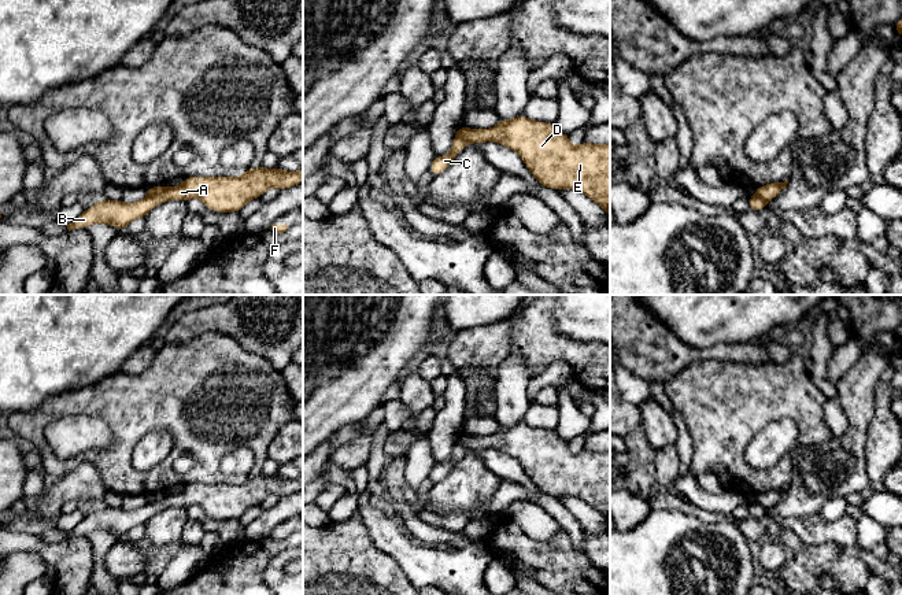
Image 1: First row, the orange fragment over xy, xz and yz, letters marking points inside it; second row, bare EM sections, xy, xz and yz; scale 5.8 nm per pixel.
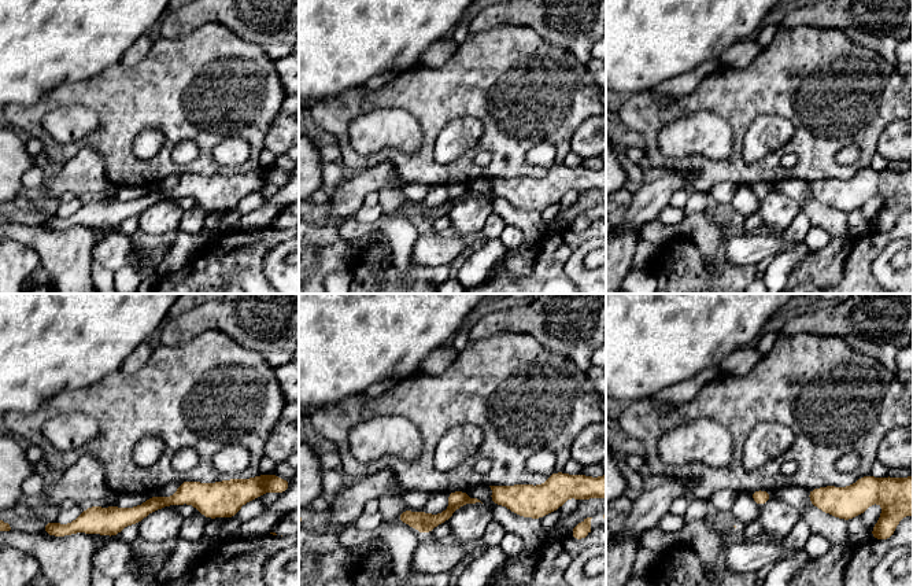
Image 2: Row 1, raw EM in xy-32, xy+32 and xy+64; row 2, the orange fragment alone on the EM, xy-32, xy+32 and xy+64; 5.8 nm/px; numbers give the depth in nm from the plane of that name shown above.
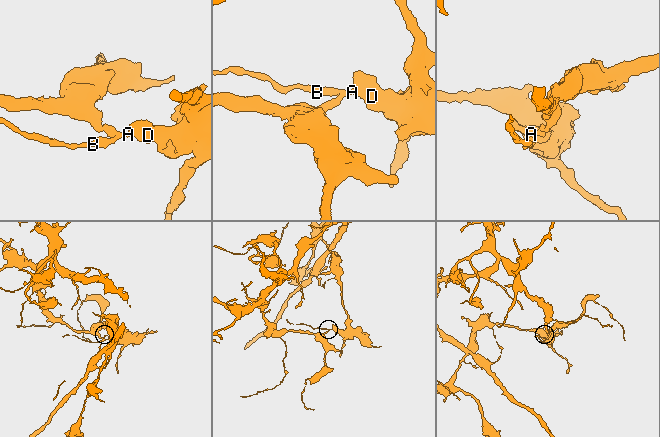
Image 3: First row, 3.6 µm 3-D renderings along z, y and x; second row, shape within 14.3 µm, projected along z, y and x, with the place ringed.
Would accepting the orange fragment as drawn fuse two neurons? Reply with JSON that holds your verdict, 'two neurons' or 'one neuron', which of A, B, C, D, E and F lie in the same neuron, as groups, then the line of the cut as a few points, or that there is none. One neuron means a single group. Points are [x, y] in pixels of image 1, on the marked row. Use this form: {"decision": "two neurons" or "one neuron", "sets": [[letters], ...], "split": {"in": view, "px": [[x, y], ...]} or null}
{"decision": "two neurons", "sets": [["A", "B", "D", "E", "F"], ["C"]], "split": {"in": "xz", "px": [[455, 135], [468, 143]]}}

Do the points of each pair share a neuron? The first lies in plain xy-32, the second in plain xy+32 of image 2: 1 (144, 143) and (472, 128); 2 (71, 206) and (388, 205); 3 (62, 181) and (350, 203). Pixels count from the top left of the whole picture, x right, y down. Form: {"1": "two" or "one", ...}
{"1": "one", "2": "two", "3": "one"}

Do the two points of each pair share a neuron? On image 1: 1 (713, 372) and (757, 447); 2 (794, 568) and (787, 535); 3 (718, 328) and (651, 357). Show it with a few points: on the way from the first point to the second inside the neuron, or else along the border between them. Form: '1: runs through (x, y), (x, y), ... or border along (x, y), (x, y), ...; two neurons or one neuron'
1: border along (777, 420), (749, 443), (750, 466); two neurons
2: runs through (797, 560), (797, 549), (793, 543); one neuron
3: border along (661, 321), (691, 346), (710, 347), (717, 344); two neurons

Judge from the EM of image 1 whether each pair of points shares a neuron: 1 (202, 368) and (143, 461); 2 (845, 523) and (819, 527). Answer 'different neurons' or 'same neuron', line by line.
1: different neurons
2: same neuron

